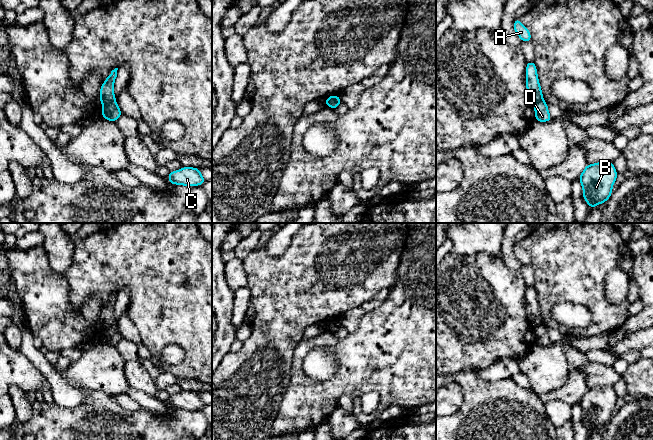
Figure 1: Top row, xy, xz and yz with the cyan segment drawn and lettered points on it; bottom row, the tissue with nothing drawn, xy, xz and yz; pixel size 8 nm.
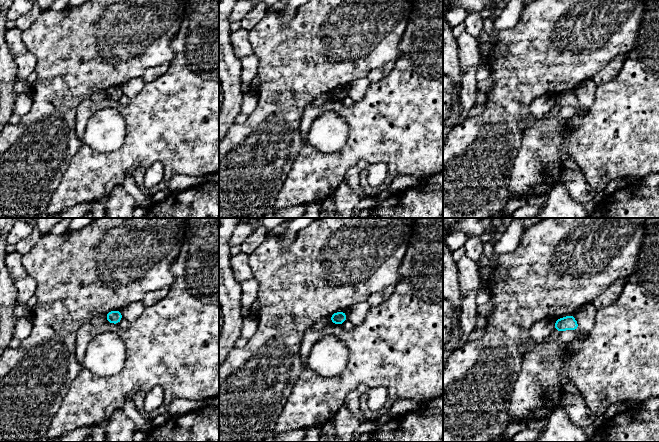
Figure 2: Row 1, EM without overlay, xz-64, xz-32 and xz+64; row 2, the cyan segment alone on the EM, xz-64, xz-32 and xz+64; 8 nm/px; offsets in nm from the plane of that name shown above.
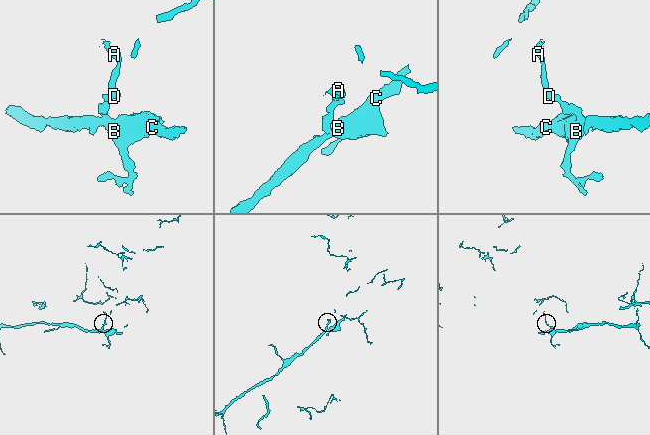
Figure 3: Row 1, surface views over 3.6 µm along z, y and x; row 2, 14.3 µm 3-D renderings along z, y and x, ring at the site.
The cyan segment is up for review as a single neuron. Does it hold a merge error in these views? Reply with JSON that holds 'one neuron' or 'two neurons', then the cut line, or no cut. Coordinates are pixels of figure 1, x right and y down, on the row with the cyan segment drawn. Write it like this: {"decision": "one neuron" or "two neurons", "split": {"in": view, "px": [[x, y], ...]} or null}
{"decision": "two neurons", "split": {"in": "xy", "px": [[115, 100], [102, 103]]}}

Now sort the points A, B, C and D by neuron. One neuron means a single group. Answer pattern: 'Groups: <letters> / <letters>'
Groups: A / B C D

